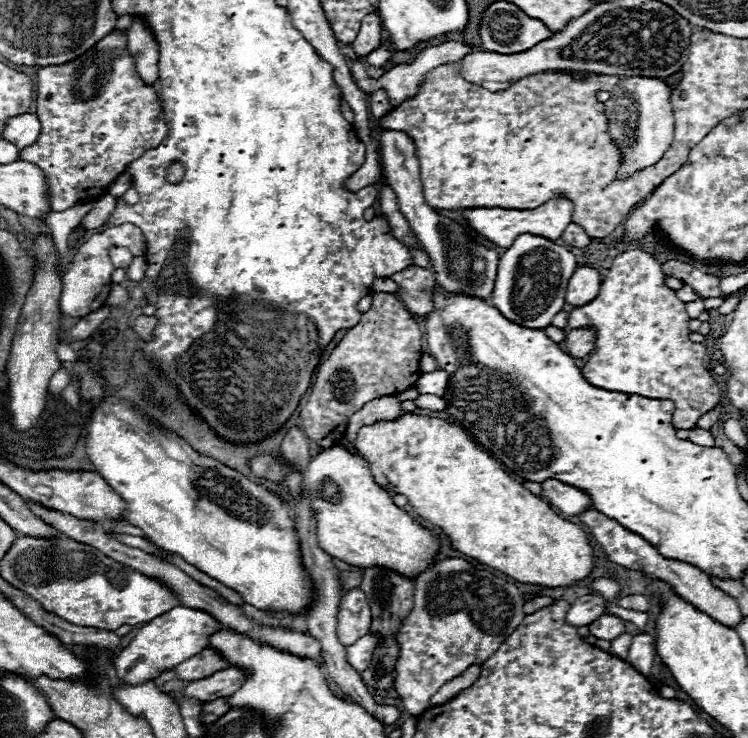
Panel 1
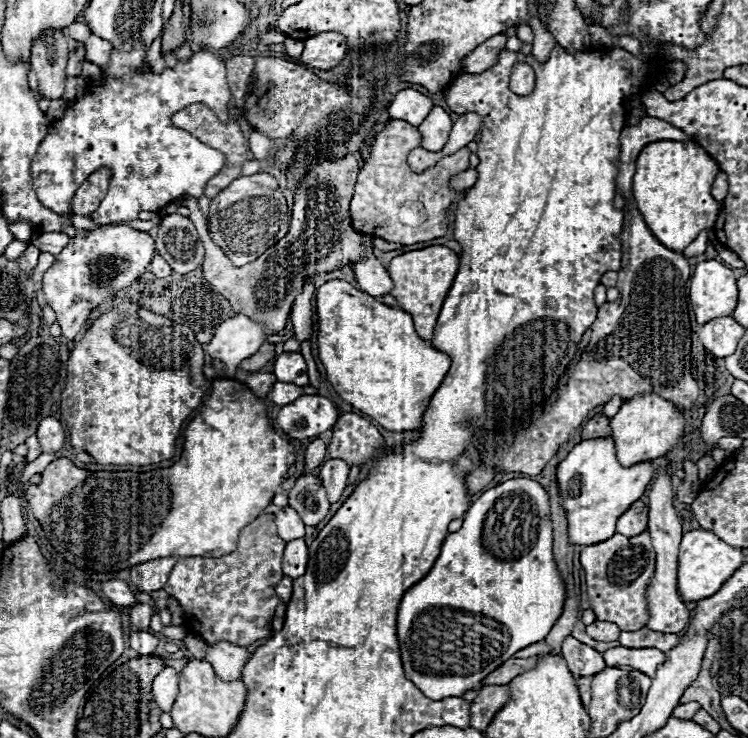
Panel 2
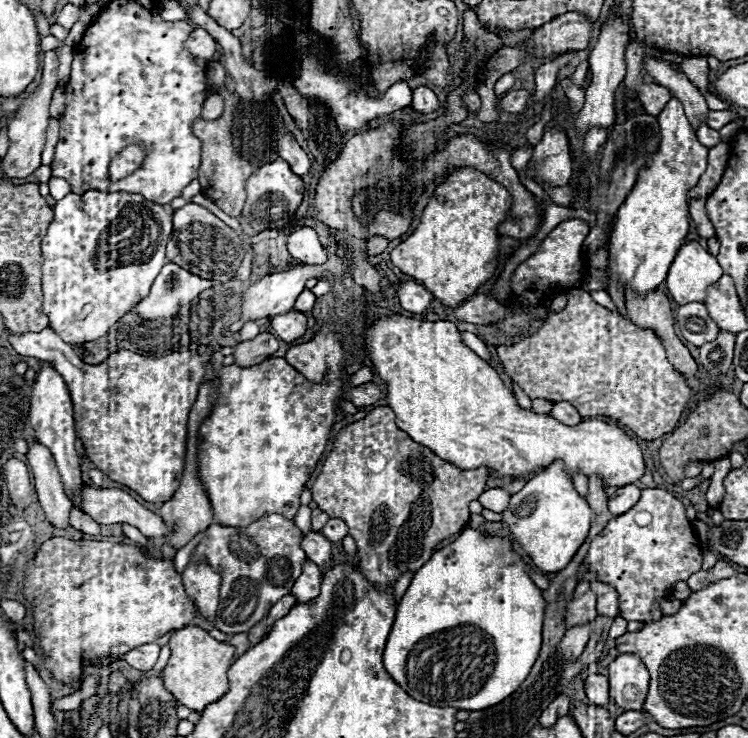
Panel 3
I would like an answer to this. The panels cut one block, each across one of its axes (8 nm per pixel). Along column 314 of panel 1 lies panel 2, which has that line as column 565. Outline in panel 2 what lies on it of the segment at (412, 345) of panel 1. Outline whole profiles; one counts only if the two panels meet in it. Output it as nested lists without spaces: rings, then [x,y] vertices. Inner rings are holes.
[[[646,116],[636,126],[626,126],[620,132],[620,154],[616,160],[616,166],[618,166],[616,190],[626,198],[626,206],[624,206],[626,222],[618,234],[618,240],[622,246],[622,266],[618,270],[618,282],[616,282],[616,288],[620,290],[618,300],[604,302],[600,306],[598,318],[592,324],[590,342],[584,348],[580,360],[576,364],[568,366],[566,382],[558,388],[556,398],[552,402],[548,402],[524,426],[520,426],[516,432],[512,432],[512,438],[506,440],[506,444],[500,450],[498,450],[498,446],[488,446],[488,448],[482,444],[478,446],[480,464],[466,474],[468,494],[476,494],[476,492],[484,490],[488,486],[488,482],[492,482],[494,474],[498,474],[498,472],[520,472],[526,476],[540,474],[544,470],[544,466],[548,464],[548,460],[558,452],[558,448],[572,440],[572,436],[576,434],[576,430],[580,428],[584,418],[590,414],[590,410],[606,404],[614,396],[622,396],[622,400],[632,400],[638,394],[658,394],[684,412],[690,410],[692,404],[698,400],[700,390],[698,390],[698,384],[690,372],[692,340],[690,340],[690,318],[688,318],[688,302],[686,302],[686,282],[690,278],[690,264],[686,262],[686,258],[682,254],[676,254],[676,252],[660,246],[660,242],[656,242],[654,234],[644,224],[642,214],[640,214],[640,210],[634,202],[634,196],[632,196],[632,176],[636,170],[636,158],[646,144],[656,142],[656,140],[688,142],[688,140],[692,140],[692,136],[688,136],[684,130],[680,130],[674,124],[660,120],[660,118],[652,118],[652,116]]]

